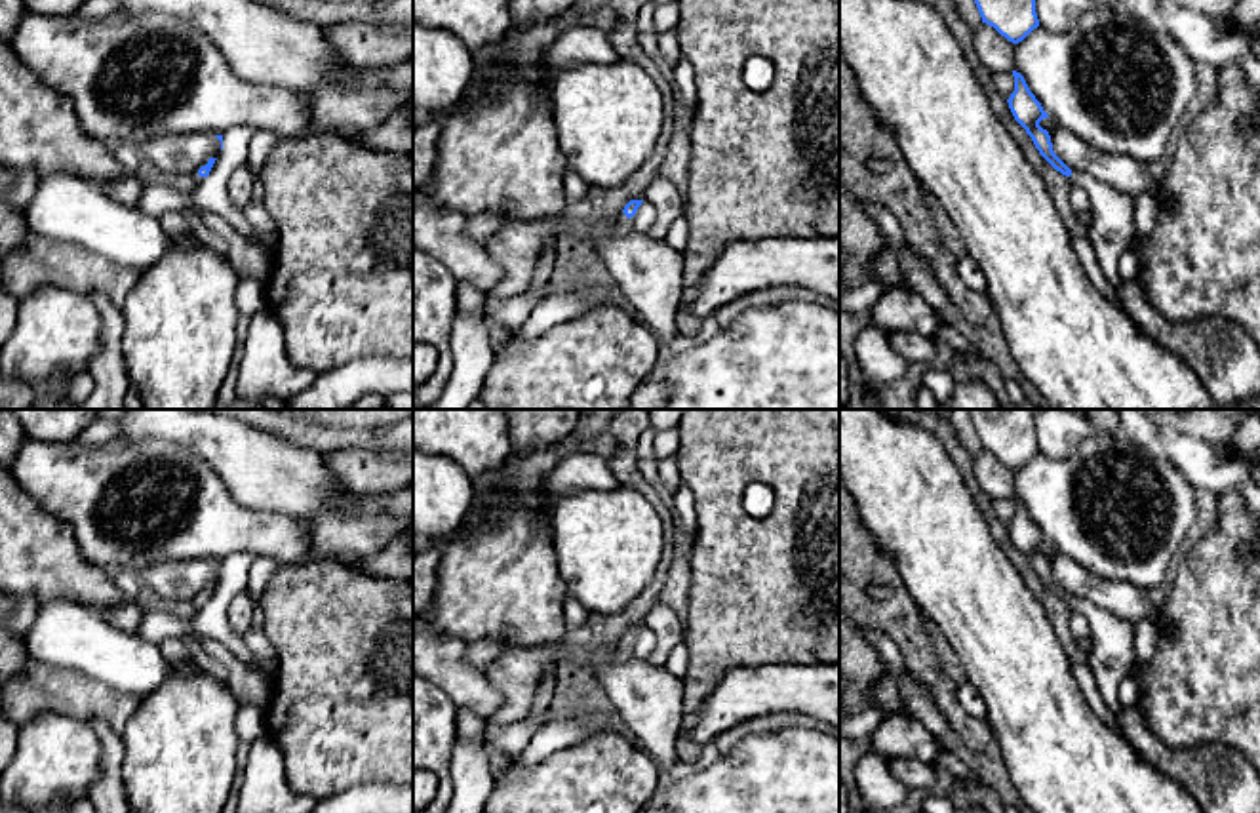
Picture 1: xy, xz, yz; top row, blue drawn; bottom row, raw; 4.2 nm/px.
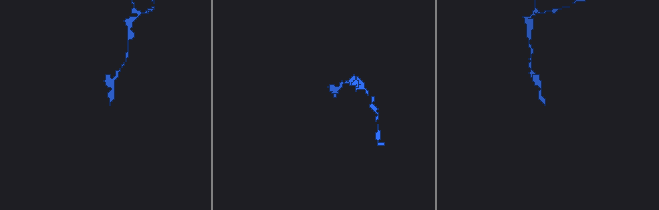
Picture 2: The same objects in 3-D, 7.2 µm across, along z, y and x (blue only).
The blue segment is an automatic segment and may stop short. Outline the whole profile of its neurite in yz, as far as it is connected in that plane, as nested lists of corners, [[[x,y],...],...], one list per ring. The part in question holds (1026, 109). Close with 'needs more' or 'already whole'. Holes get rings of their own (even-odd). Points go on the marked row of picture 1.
[[[1013,70],[1014,91],[1007,99],[1014,120],[1032,137],[1039,154],[1072,183],[1085,188],[1091,200],[1093,221],[1089,225],[1089,242],[1096,253],[1096,261],[1106,278],[1117,288],[1123,280],[1119,276],[1119,261],[1125,253],[1138,246],[1134,208],[1136,198],[1115,190],[1113,187],[1096,181],[1089,173],[1072,171],[1053,150],[1051,135],[1039,126],[1049,114],[1030,91],[1024,76]]]; needs more

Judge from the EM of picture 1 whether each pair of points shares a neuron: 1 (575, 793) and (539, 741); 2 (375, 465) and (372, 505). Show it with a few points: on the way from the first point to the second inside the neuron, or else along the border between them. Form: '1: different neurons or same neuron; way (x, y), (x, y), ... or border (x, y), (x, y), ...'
1: different neurons; border (590, 737), (558, 749), (528, 768), (518, 766)
2: different neurons; border (393, 492), (364, 495)

